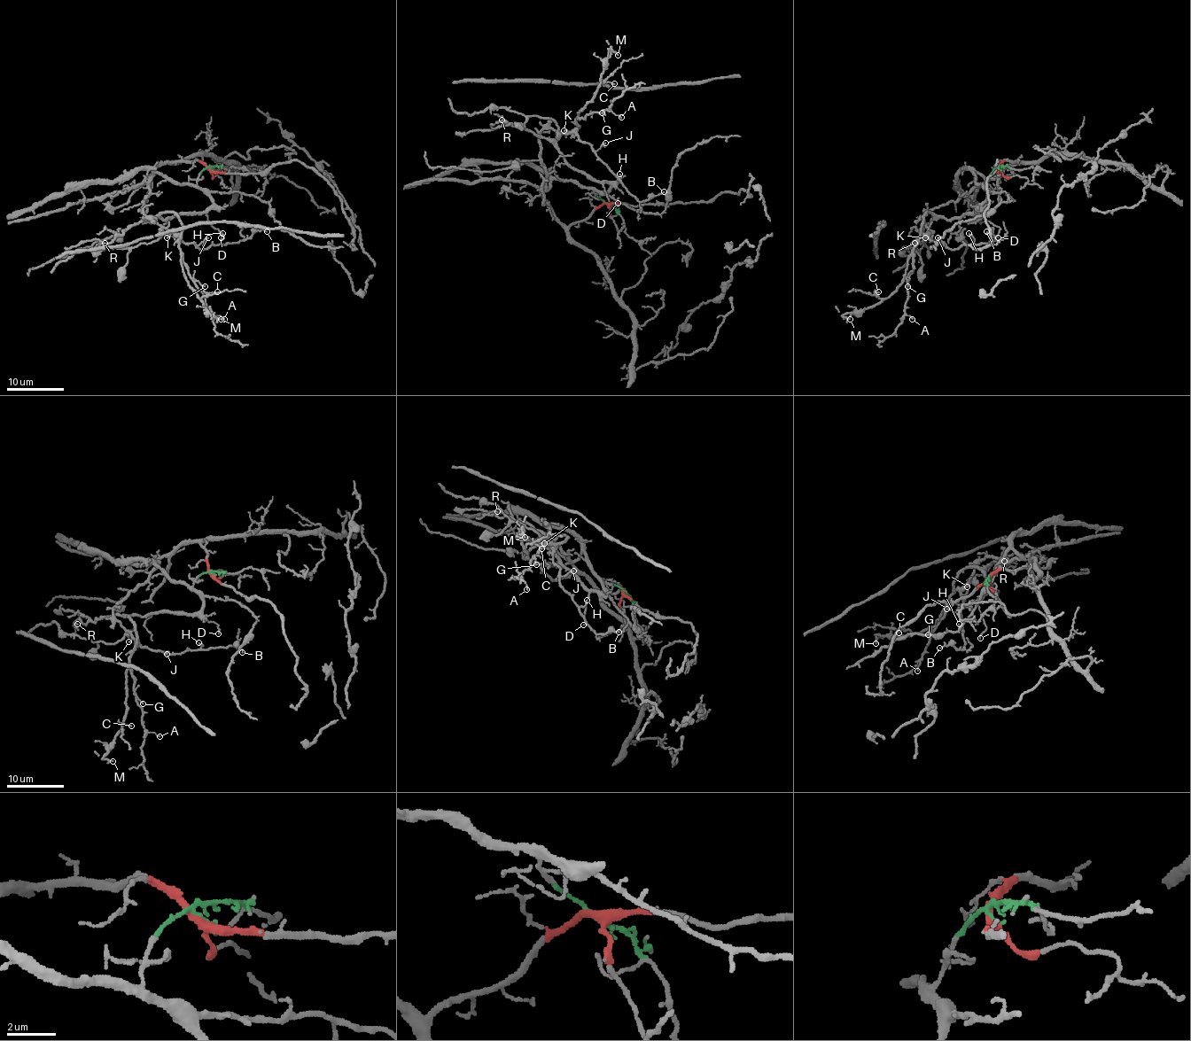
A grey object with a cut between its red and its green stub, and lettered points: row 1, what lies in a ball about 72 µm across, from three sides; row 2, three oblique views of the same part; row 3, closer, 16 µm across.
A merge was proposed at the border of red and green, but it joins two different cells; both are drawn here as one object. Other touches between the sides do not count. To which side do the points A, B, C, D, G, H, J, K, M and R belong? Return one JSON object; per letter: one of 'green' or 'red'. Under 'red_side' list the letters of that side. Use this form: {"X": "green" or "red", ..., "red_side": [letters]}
{"A": "green", "B": "green", "C": "green", "D": "green", "G": "green", "H": "green", "J": "green", "K": "green", "M": "green", "R": "green", "red_side": []}

